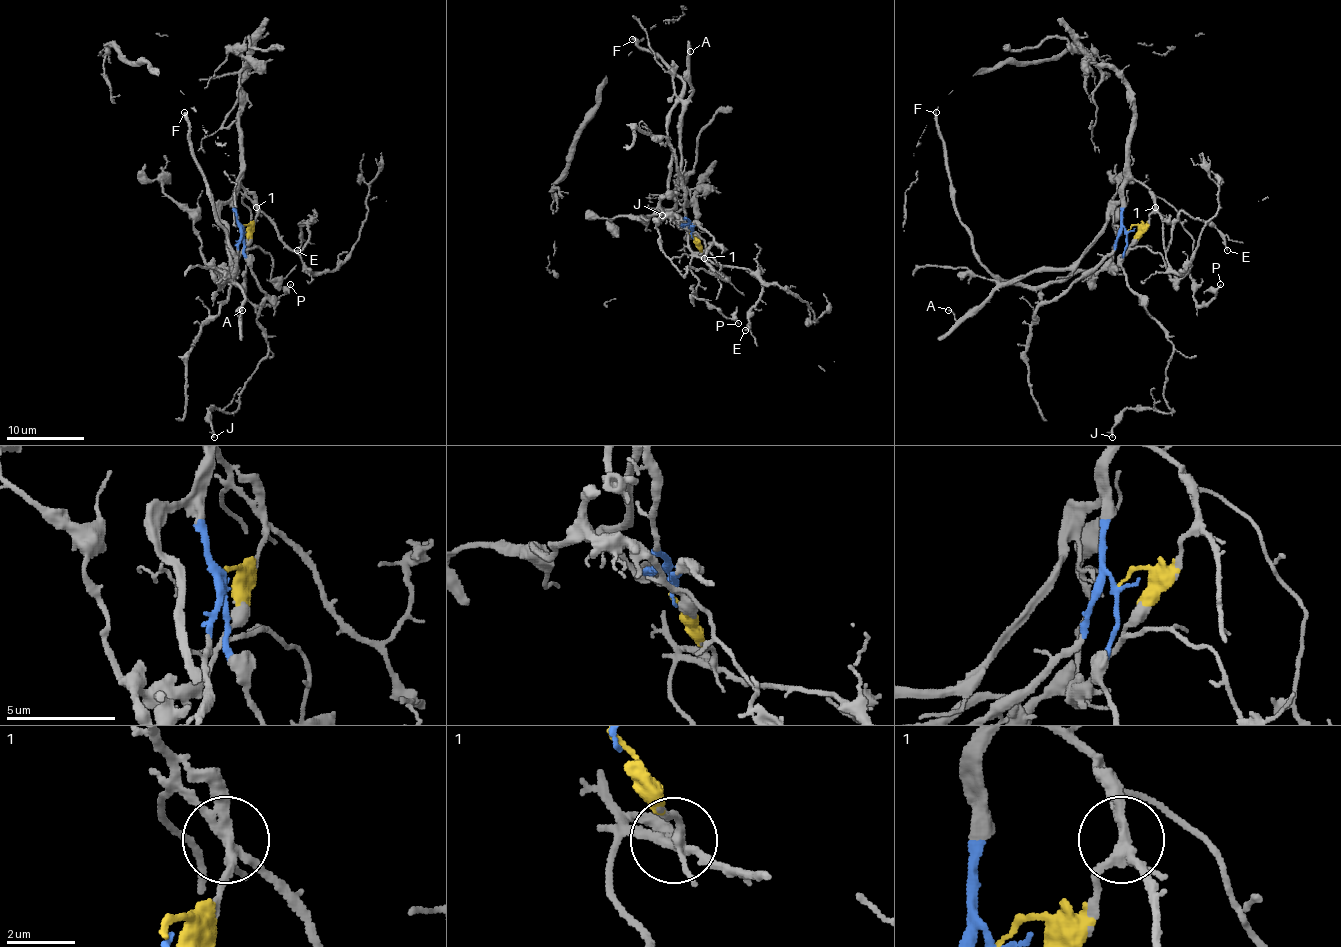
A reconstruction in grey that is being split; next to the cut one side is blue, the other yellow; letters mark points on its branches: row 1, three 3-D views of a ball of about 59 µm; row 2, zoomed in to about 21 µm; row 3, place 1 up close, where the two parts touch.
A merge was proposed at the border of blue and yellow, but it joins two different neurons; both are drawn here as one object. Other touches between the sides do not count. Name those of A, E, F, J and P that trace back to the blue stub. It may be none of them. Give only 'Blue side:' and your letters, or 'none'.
Blue side: A, E, J, P

